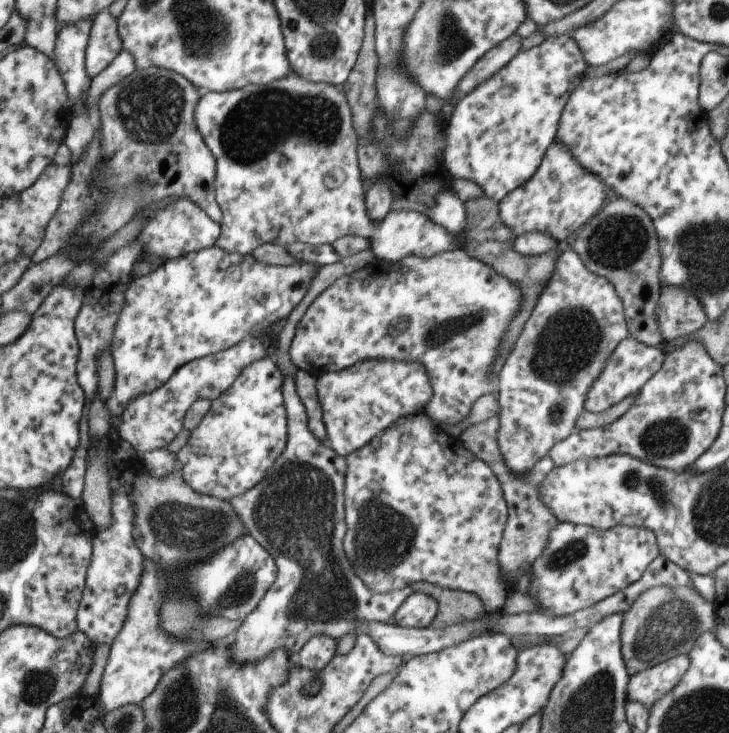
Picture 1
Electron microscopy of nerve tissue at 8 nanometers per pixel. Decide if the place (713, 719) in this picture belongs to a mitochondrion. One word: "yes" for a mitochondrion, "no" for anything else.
yes

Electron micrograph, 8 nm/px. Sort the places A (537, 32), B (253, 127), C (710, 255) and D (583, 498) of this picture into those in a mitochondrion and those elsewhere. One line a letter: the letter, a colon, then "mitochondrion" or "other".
A: other
B: mitochondrion
C: mitochondrion
D: other

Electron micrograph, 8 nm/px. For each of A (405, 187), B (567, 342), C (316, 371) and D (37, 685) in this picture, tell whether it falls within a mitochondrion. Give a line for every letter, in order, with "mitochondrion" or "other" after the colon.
A: other
B: mitochondrion
C: other
D: mitochondrion

